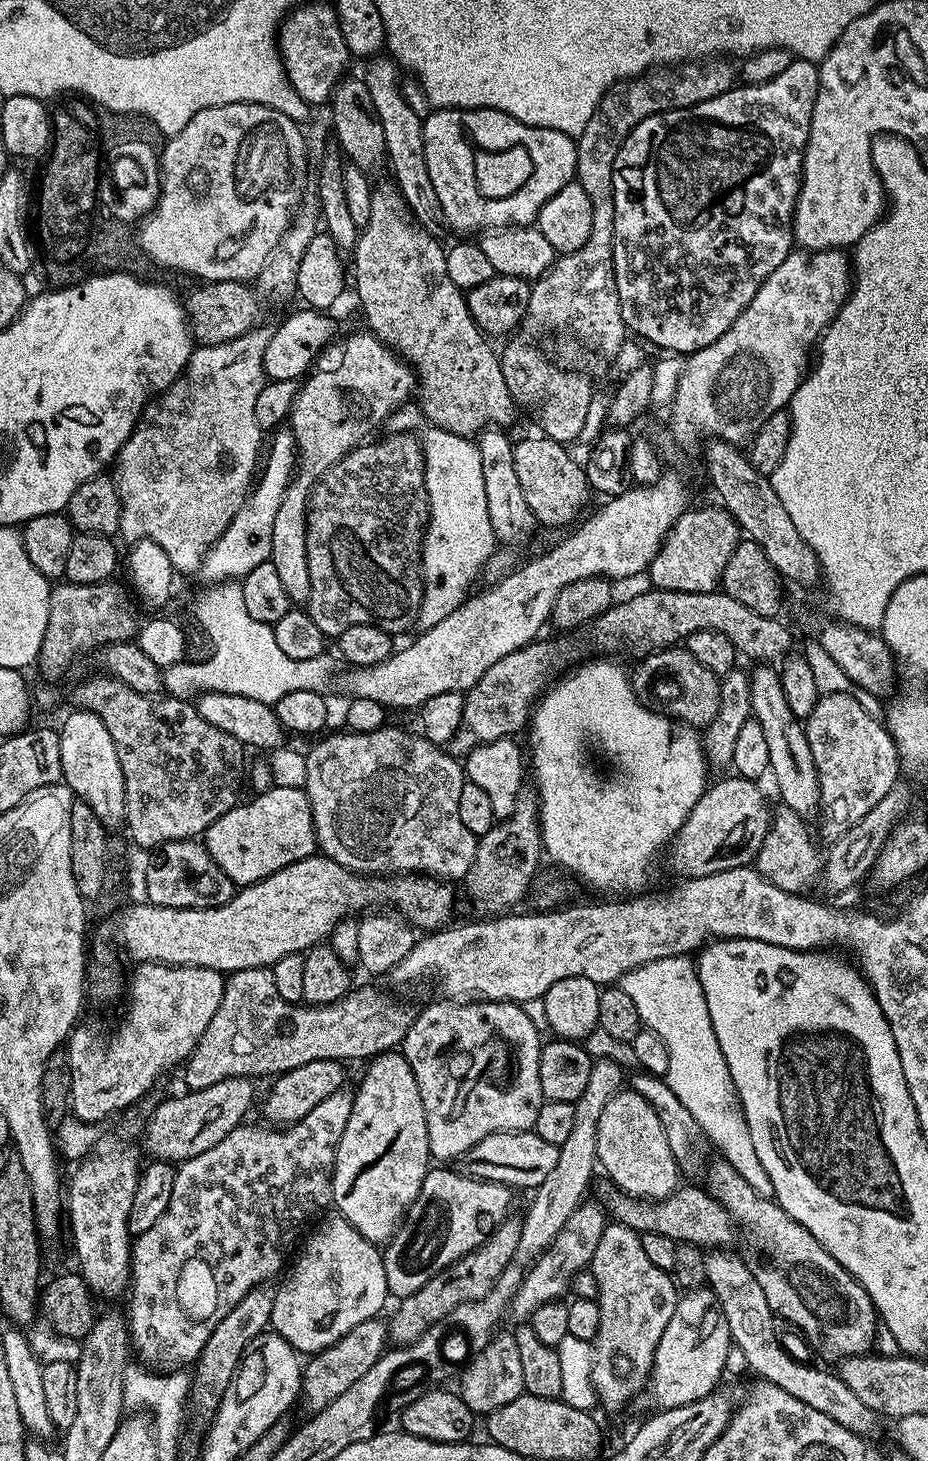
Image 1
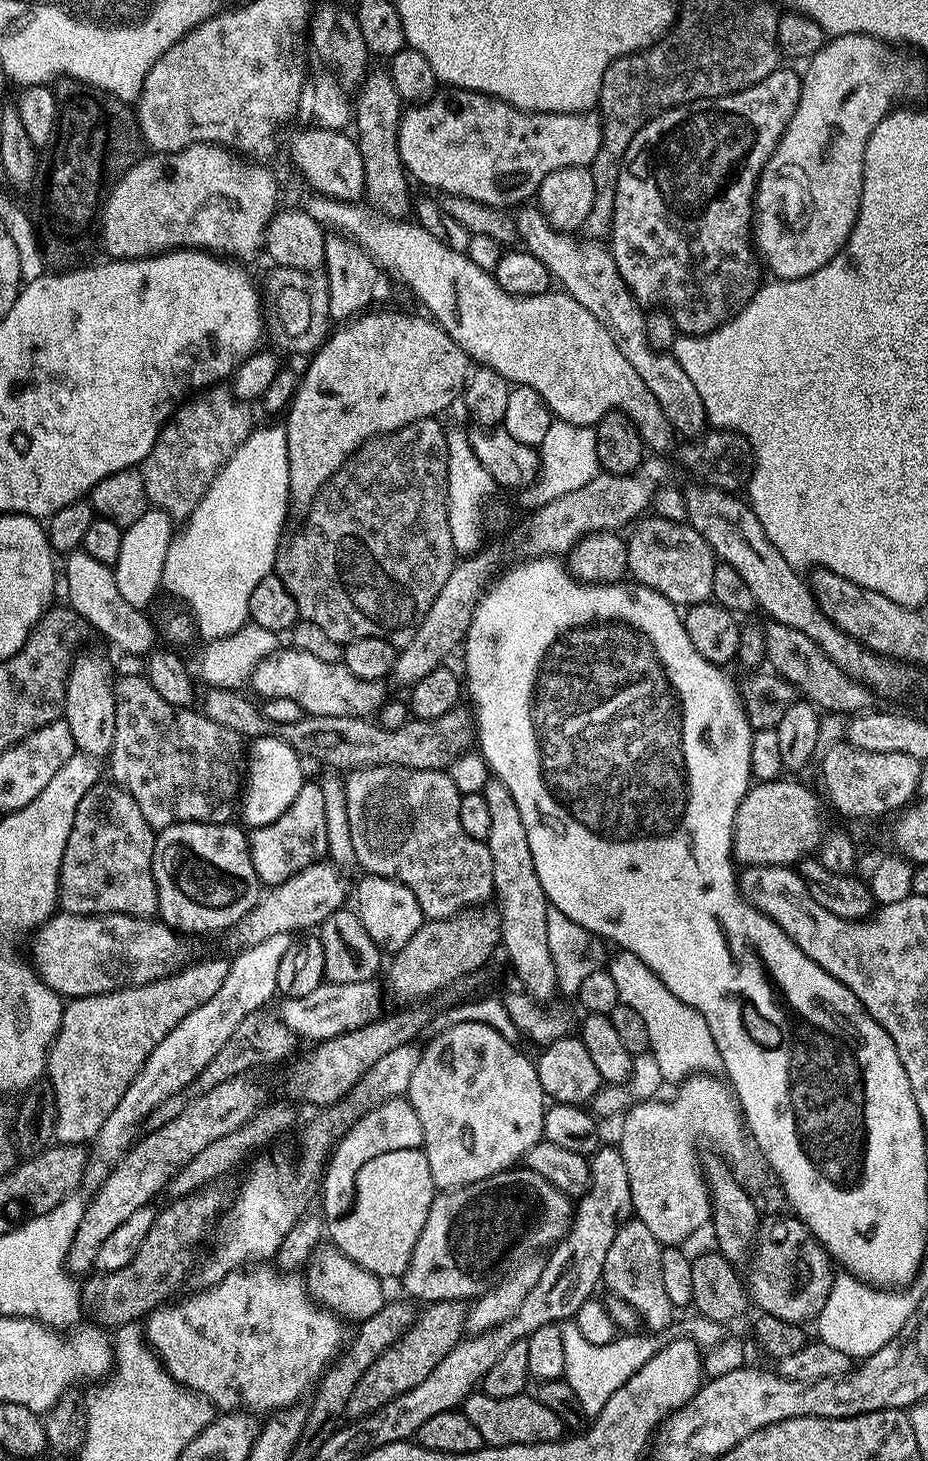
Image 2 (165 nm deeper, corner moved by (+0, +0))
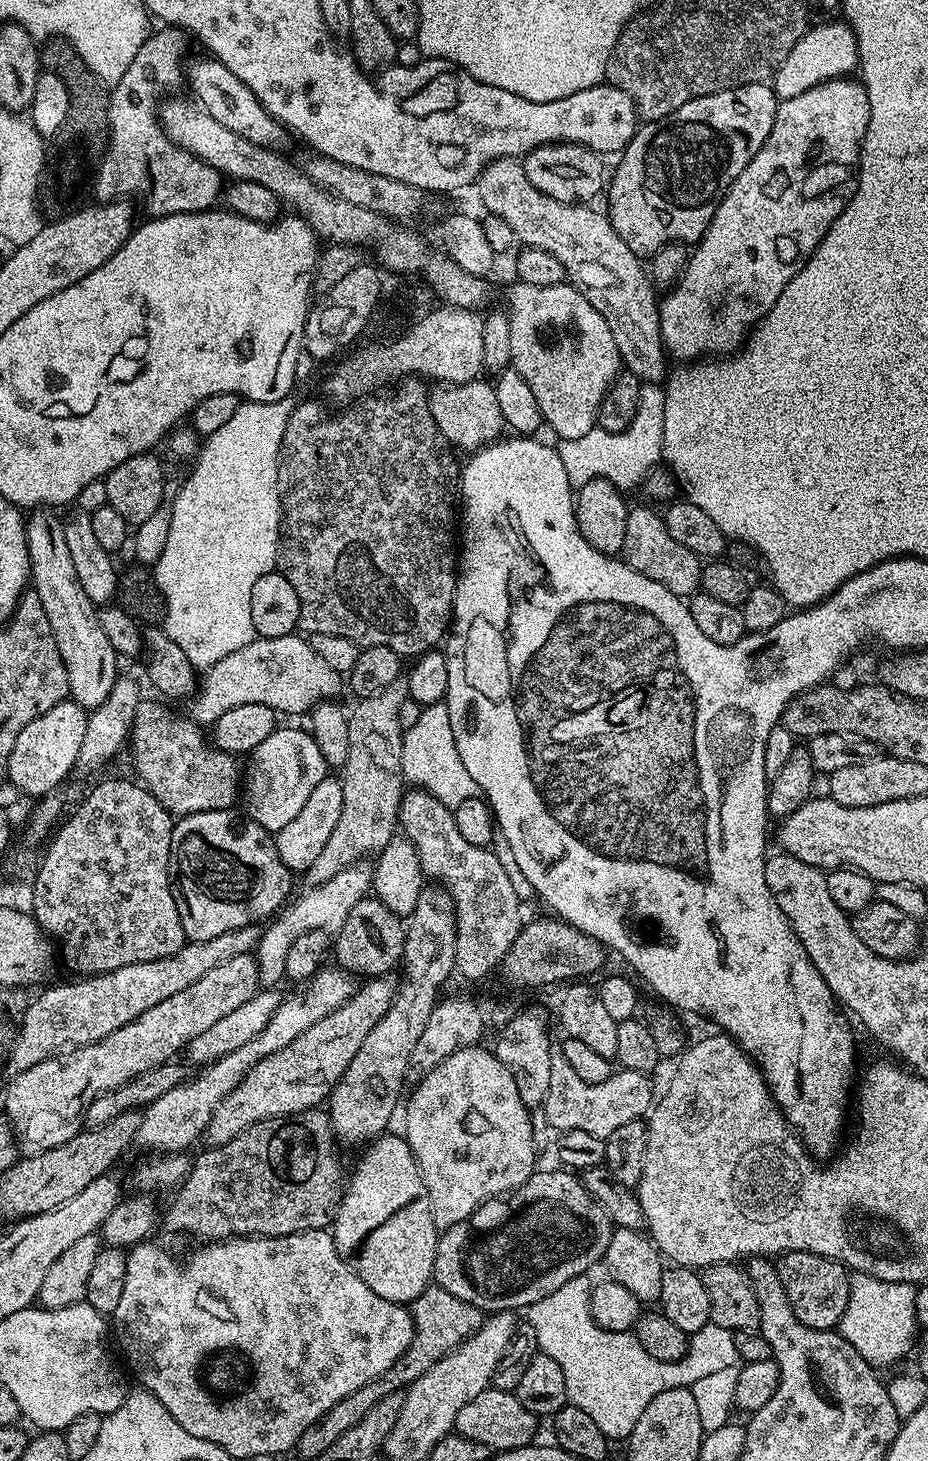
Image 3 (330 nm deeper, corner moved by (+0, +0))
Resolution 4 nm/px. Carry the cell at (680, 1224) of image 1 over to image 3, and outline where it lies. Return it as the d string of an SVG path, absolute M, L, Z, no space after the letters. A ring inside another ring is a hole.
M785 1252L779 1257L778 1267L784 1293L798 1322L811 1328L835 1329L850 1302L849 1269L839 1260L809 1252Z

